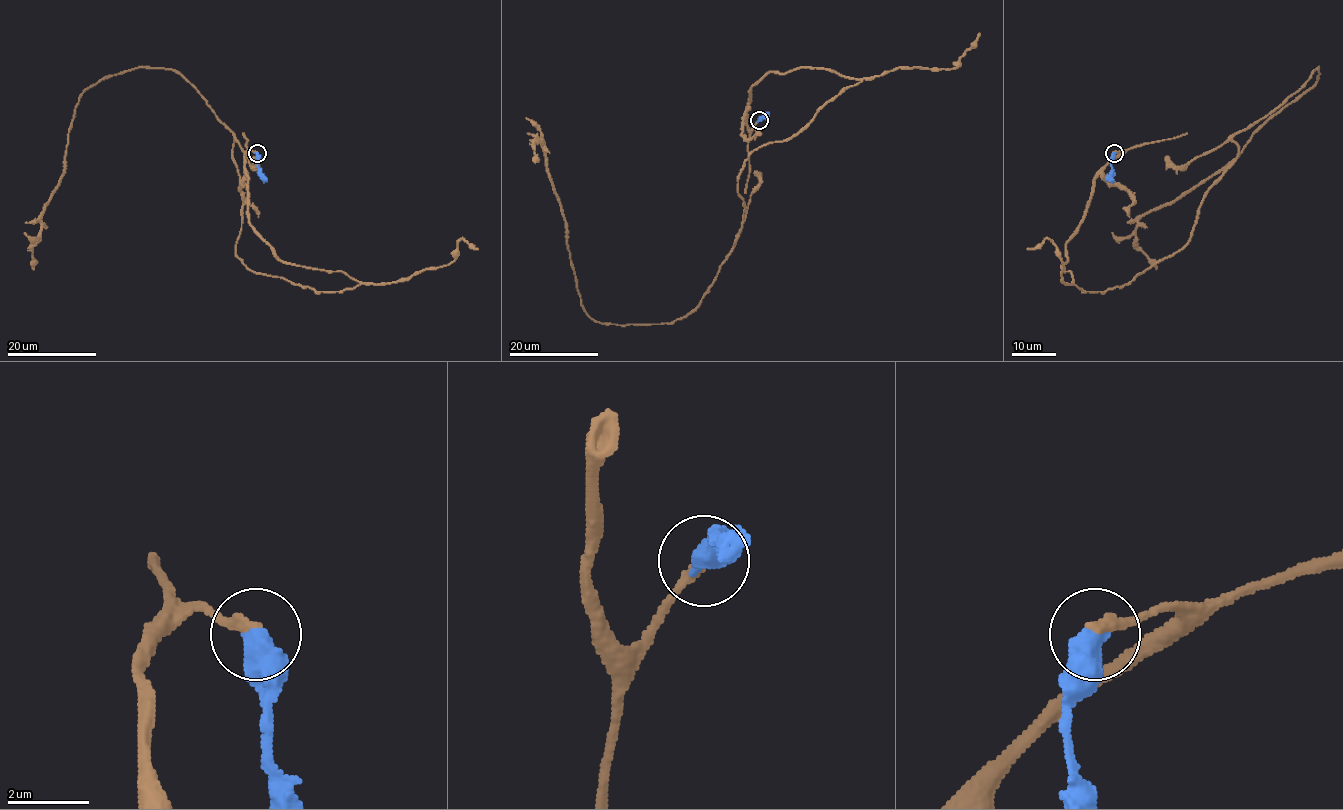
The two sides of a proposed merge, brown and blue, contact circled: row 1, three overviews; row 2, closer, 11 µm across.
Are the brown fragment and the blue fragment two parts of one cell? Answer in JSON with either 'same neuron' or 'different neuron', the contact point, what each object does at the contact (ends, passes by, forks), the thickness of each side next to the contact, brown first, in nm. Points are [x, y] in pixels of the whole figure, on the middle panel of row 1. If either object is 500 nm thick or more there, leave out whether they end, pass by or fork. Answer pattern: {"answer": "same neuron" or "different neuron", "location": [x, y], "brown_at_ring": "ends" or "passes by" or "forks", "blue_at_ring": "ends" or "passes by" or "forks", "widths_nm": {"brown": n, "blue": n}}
{"answer": "same neuron", "location": [759, 120], "widths_nm": {"brown": 280, "blue": 650}}

